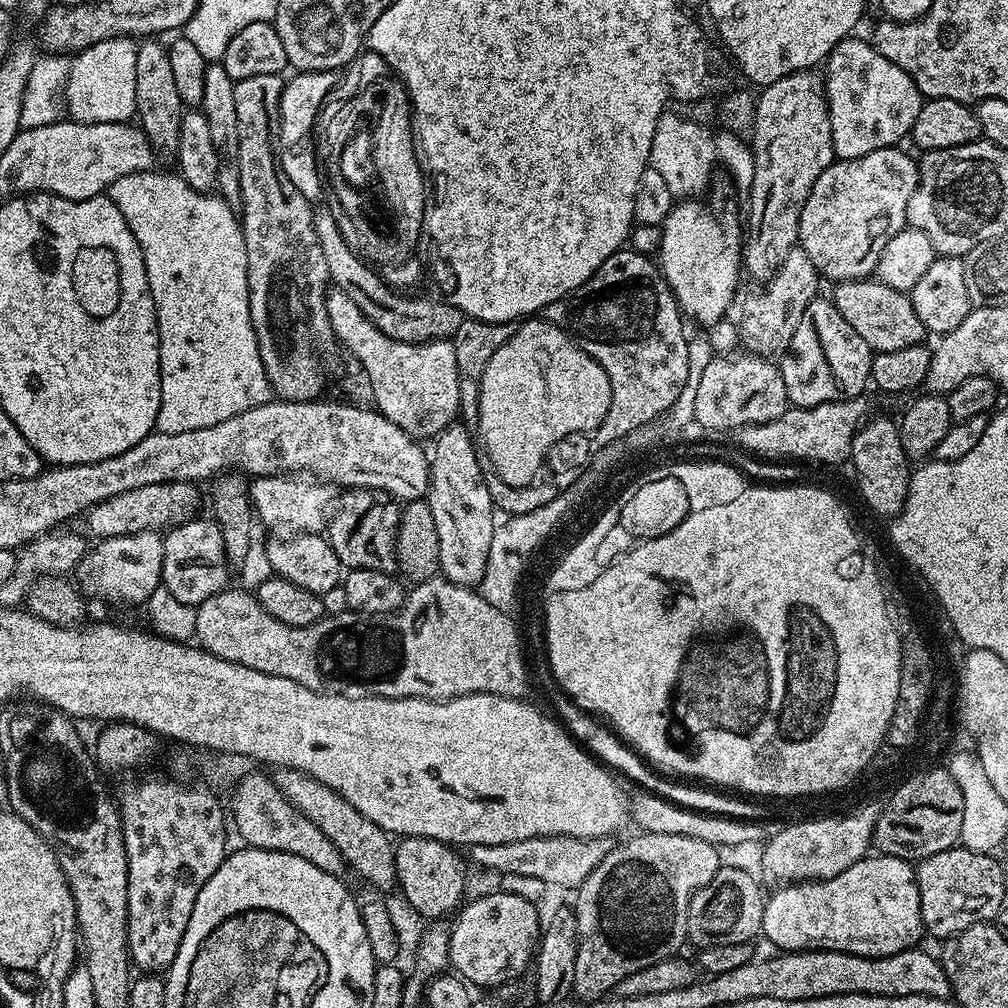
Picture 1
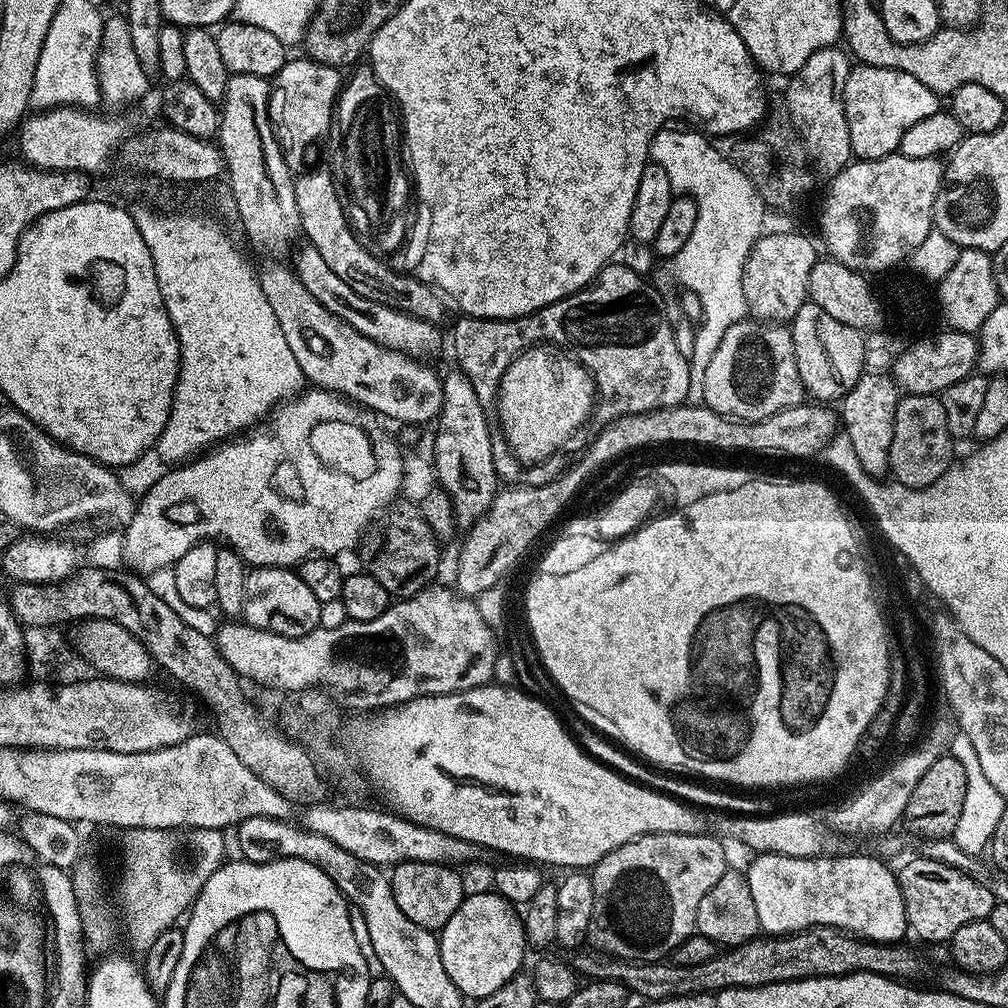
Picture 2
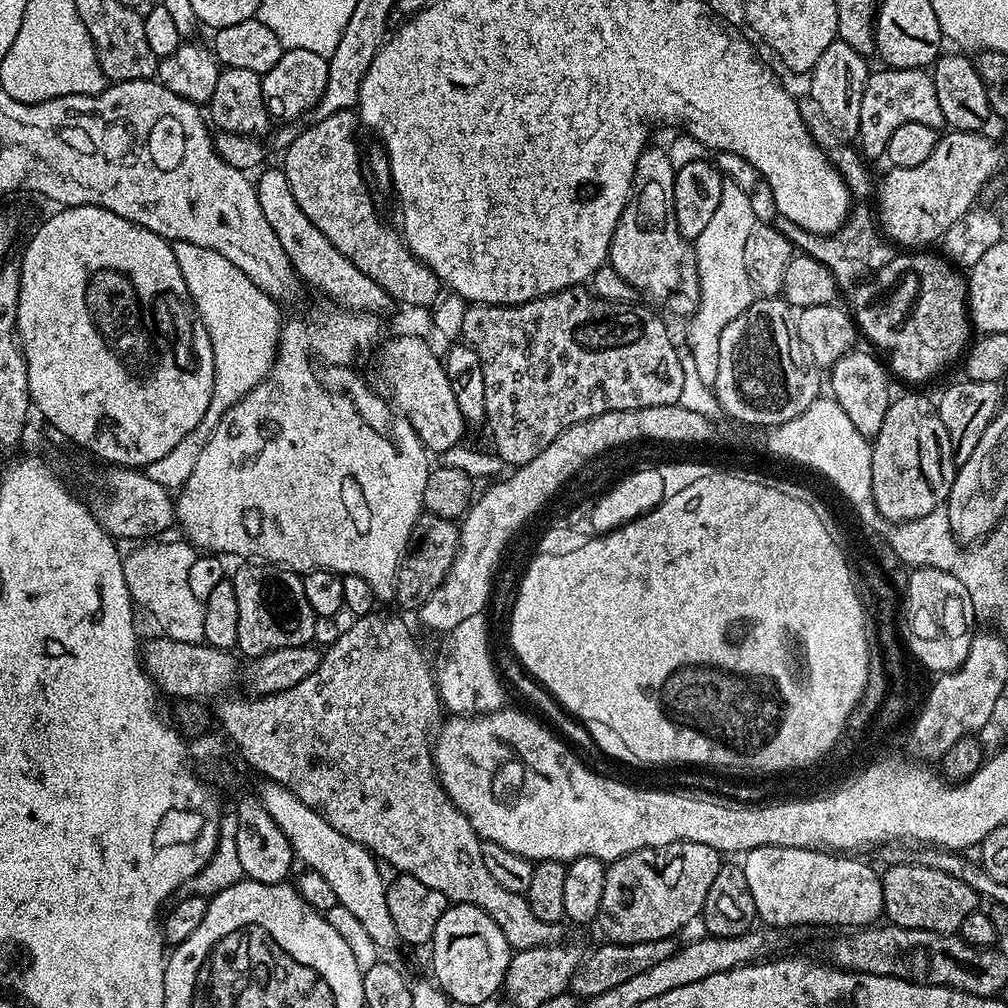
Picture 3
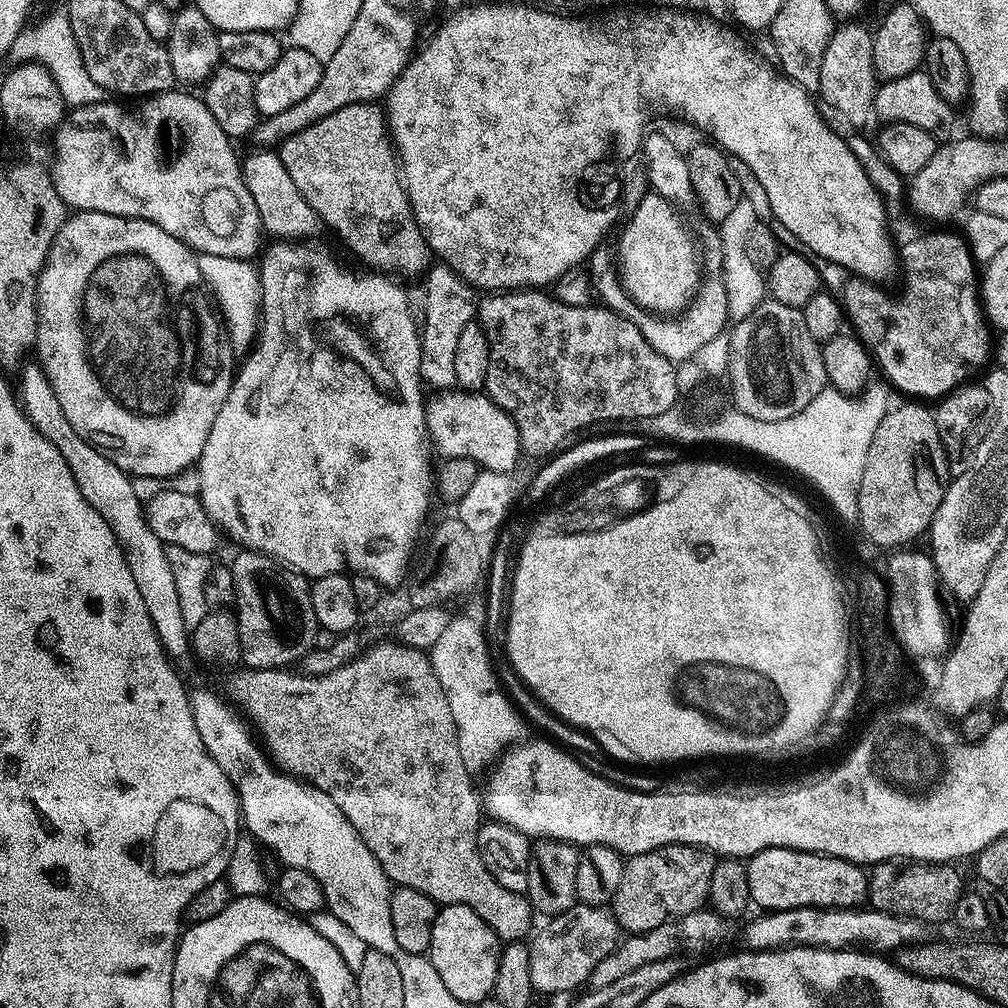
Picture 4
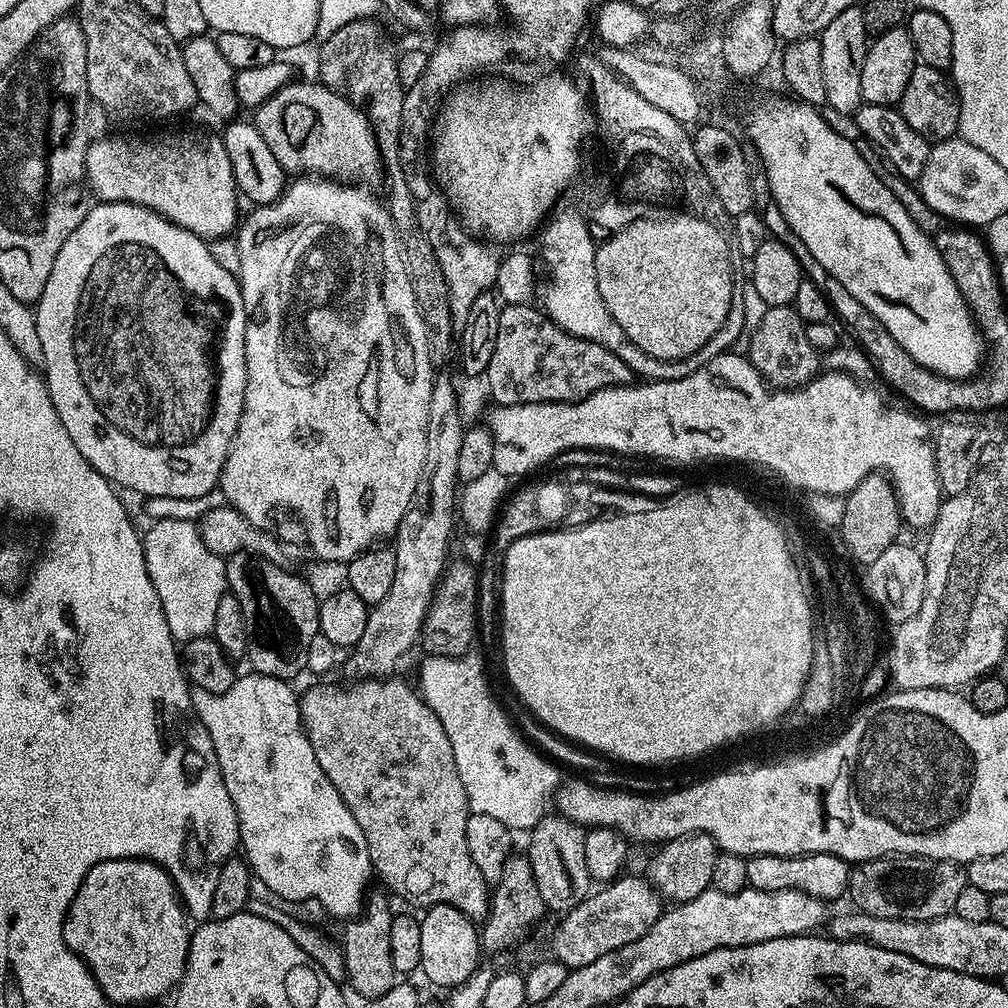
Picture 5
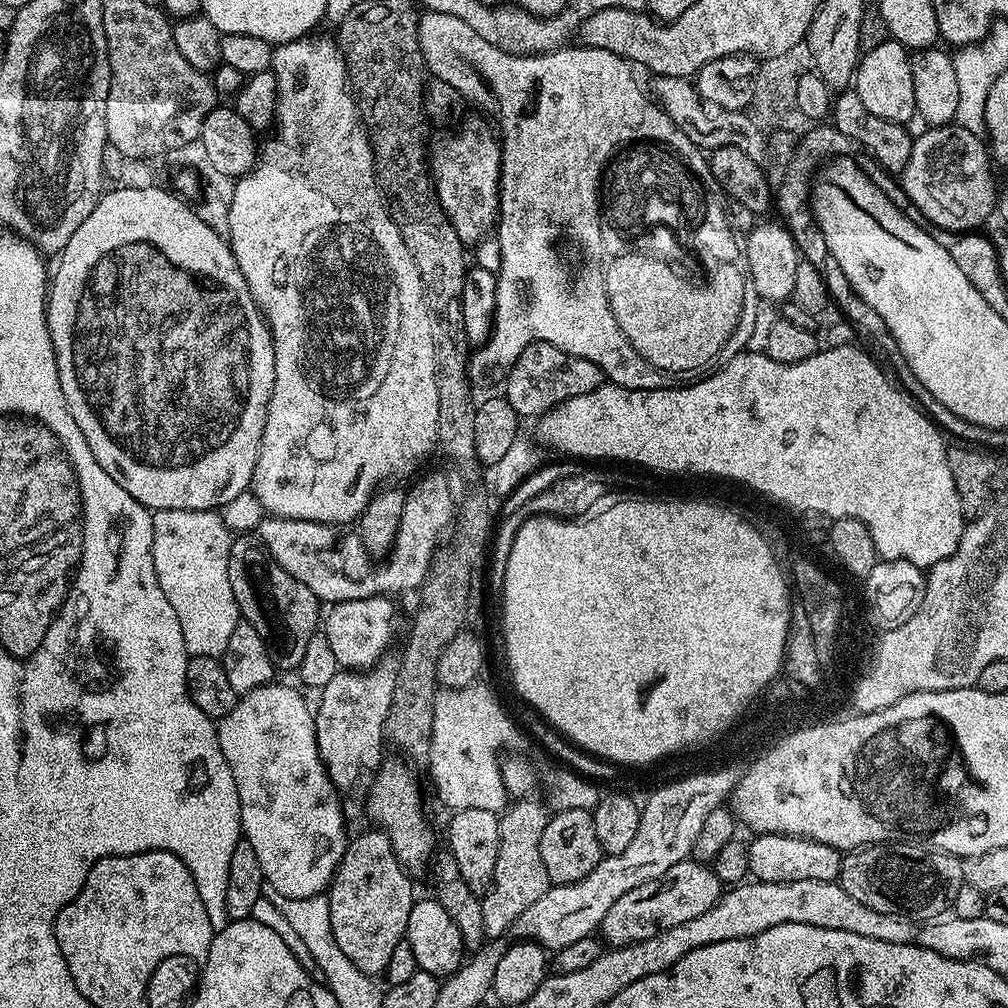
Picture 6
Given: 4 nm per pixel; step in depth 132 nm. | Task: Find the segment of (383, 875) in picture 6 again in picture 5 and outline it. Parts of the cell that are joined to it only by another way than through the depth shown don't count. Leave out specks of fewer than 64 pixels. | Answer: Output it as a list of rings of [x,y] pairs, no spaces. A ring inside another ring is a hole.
[[[383,891],[374,892],[367,897],[360,915],[345,923],[348,925],[344,928],[342,939],[347,987],[352,987],[364,1000],[378,998],[398,983],[394,958],[390,958],[390,922],[394,912],[388,909],[389,897]]]

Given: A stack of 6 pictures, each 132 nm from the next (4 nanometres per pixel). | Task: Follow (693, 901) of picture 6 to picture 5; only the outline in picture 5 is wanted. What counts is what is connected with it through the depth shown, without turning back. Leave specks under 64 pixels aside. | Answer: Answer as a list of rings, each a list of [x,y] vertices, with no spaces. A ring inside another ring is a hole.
[[[621,875],[601,887],[604,888],[601,892],[593,891],[581,904],[559,917],[560,925],[552,936],[551,955],[561,960],[569,970],[590,966],[590,962],[602,958],[602,954],[610,954],[610,950],[618,950],[618,946],[626,946],[626,942],[642,938],[642,934],[658,922],[662,911],[660,893],[643,875],[628,875]]]

